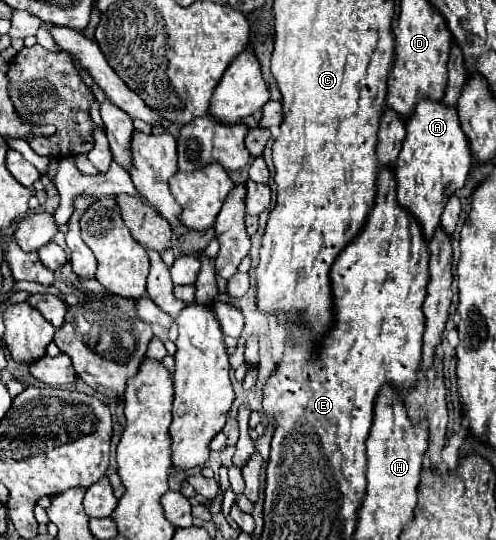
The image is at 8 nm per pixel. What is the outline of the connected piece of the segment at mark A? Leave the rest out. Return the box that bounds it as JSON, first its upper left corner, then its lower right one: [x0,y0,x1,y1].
[394,99,470,239]

